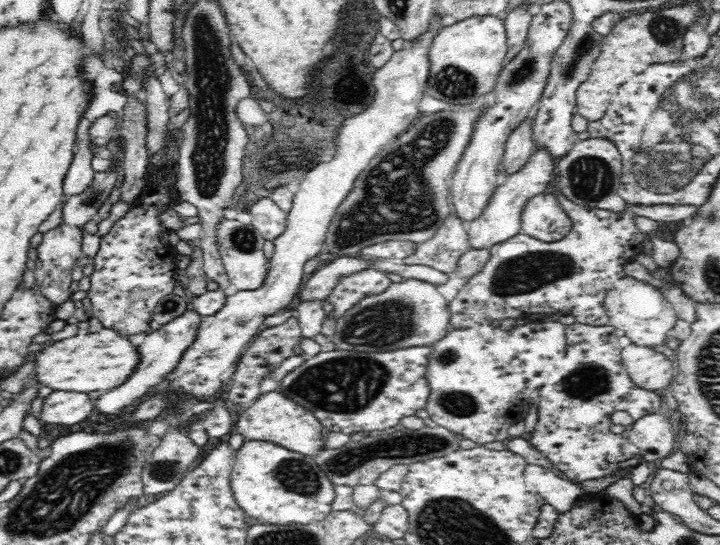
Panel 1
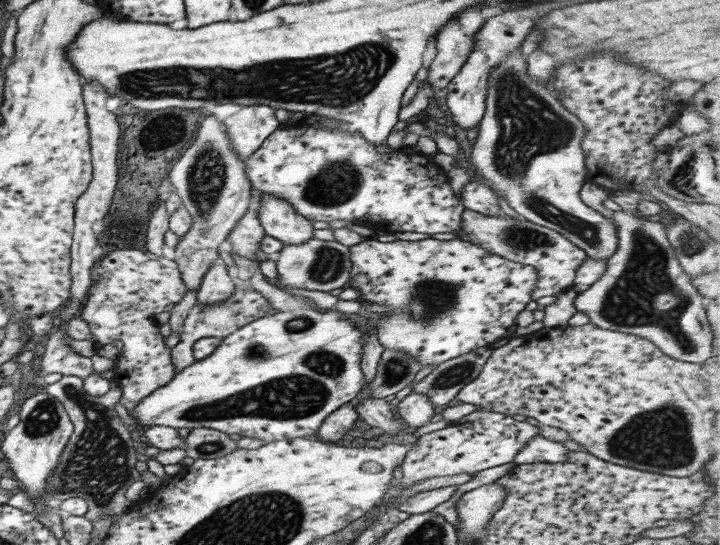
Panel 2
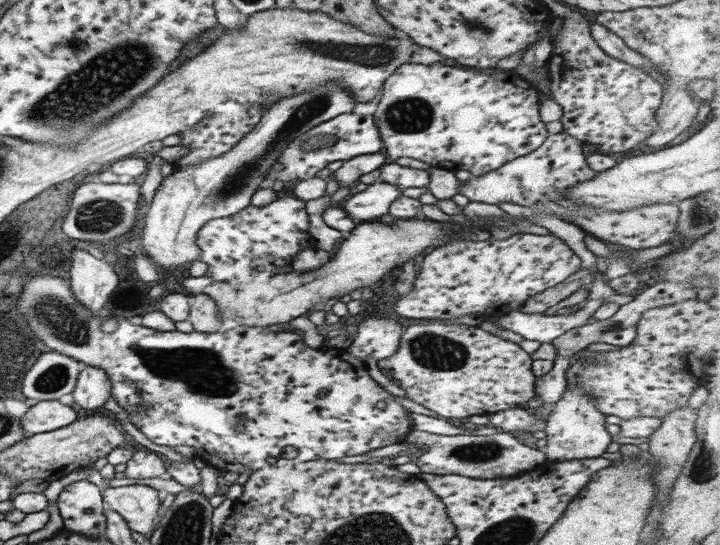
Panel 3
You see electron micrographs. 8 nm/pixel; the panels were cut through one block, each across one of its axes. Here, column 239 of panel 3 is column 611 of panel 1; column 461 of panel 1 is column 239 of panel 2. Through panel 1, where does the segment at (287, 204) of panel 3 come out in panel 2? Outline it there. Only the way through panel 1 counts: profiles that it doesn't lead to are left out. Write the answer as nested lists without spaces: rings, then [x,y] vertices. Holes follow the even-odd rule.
[[[235,288],[233,294],[227,300],[223,300],[223,302],[193,305],[183,321],[178,343],[176,342],[175,346],[170,349],[171,369],[178,373],[194,361],[191,358],[190,349],[195,341],[207,337],[222,339],[227,334],[235,332],[235,328],[245,326],[247,322],[253,322],[255,318],[261,318],[265,314],[265,310],[267,310],[265,304],[267,304],[267,300],[259,292]]]

